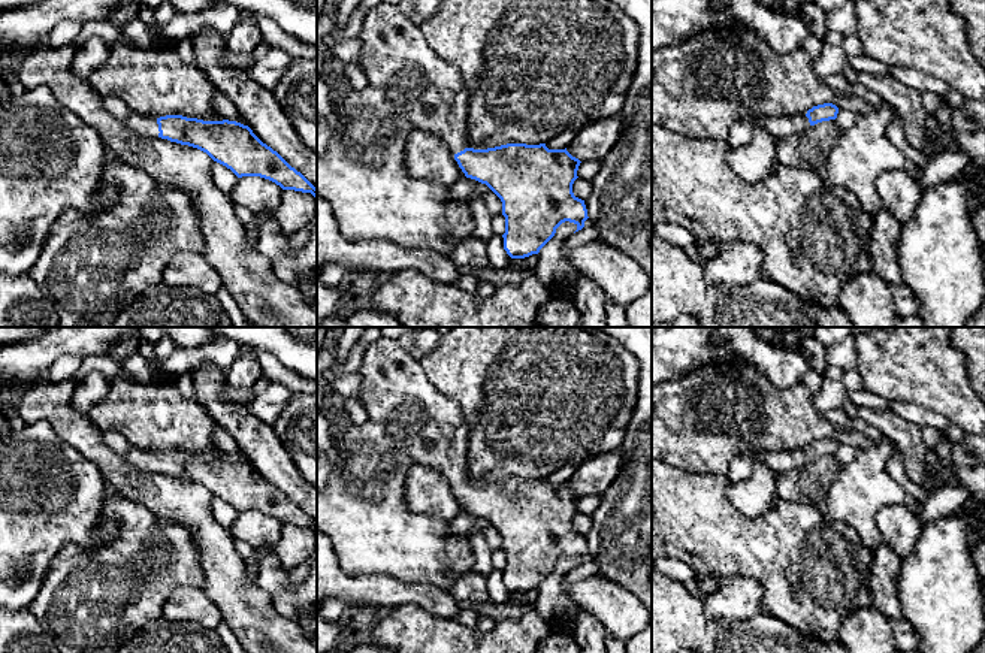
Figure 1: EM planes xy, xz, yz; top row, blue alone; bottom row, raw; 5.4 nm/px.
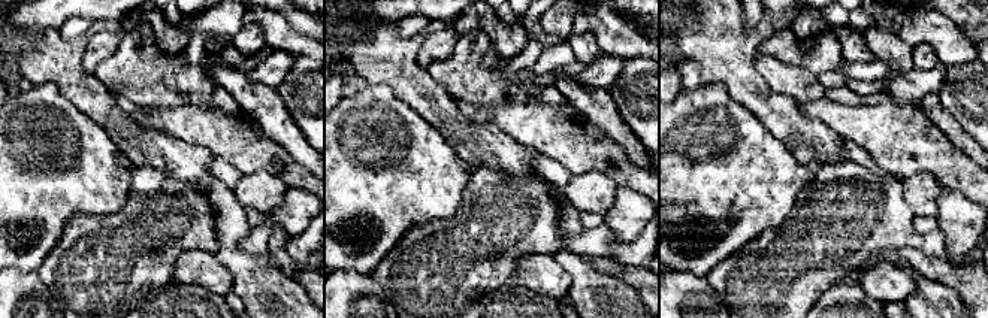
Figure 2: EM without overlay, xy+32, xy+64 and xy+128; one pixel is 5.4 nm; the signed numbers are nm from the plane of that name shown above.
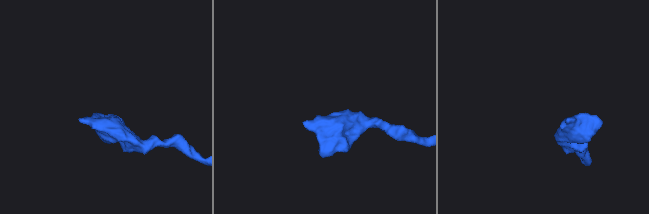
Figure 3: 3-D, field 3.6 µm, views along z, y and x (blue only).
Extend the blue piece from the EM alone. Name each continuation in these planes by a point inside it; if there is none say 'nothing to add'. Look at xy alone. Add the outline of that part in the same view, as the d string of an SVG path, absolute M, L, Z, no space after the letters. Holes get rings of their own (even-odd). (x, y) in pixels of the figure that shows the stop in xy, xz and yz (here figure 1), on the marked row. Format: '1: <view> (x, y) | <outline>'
1: xy (144, 124) | M102 96L102 103L108 112L121 120L133 131L149 137L158 136L160 131L155 117L138 115L121 99L115 96Z

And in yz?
1: yz (742, 133) | M806 114L743 120L734 124L729 133L731 146L746 146L758 129L767 130L774 139L798 134L810 126Z

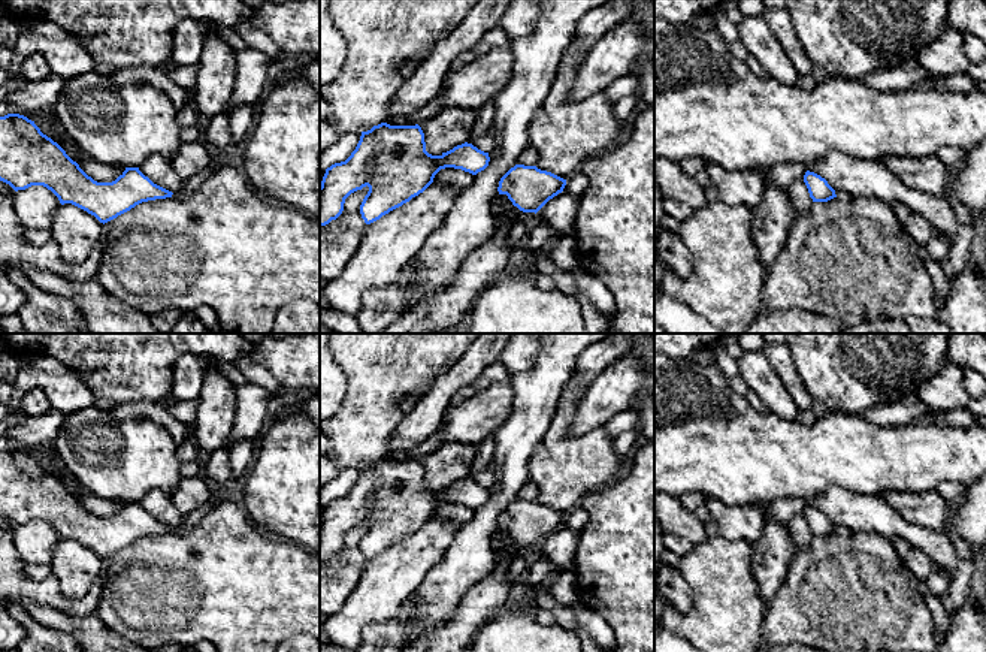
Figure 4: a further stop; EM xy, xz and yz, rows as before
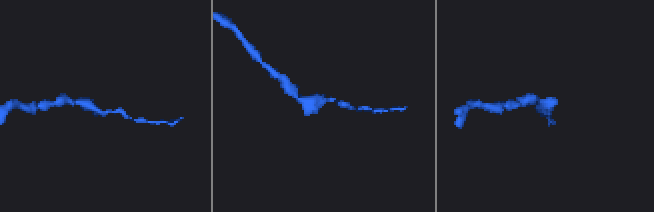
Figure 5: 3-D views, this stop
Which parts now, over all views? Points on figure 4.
nothing to add

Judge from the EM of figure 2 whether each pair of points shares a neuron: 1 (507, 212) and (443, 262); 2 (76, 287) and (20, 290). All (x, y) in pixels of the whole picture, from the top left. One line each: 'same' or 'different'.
1: same
2: different

